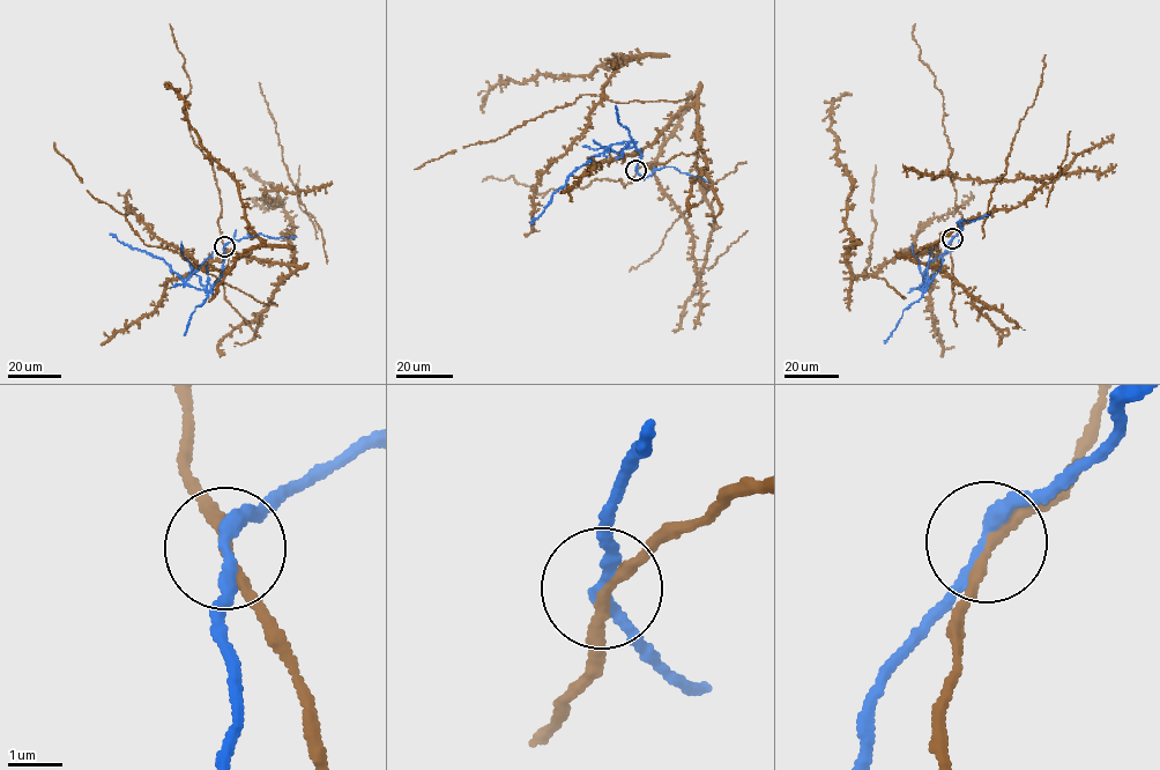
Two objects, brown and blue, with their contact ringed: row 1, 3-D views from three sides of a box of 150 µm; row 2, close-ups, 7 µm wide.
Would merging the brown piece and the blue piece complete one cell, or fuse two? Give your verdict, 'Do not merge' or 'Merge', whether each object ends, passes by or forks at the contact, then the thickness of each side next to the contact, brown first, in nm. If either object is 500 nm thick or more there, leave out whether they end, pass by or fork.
Do not merge. At the ring brown passes by. At the ring blue passes by. Thickness 180 nm (brown) against 240 nm

